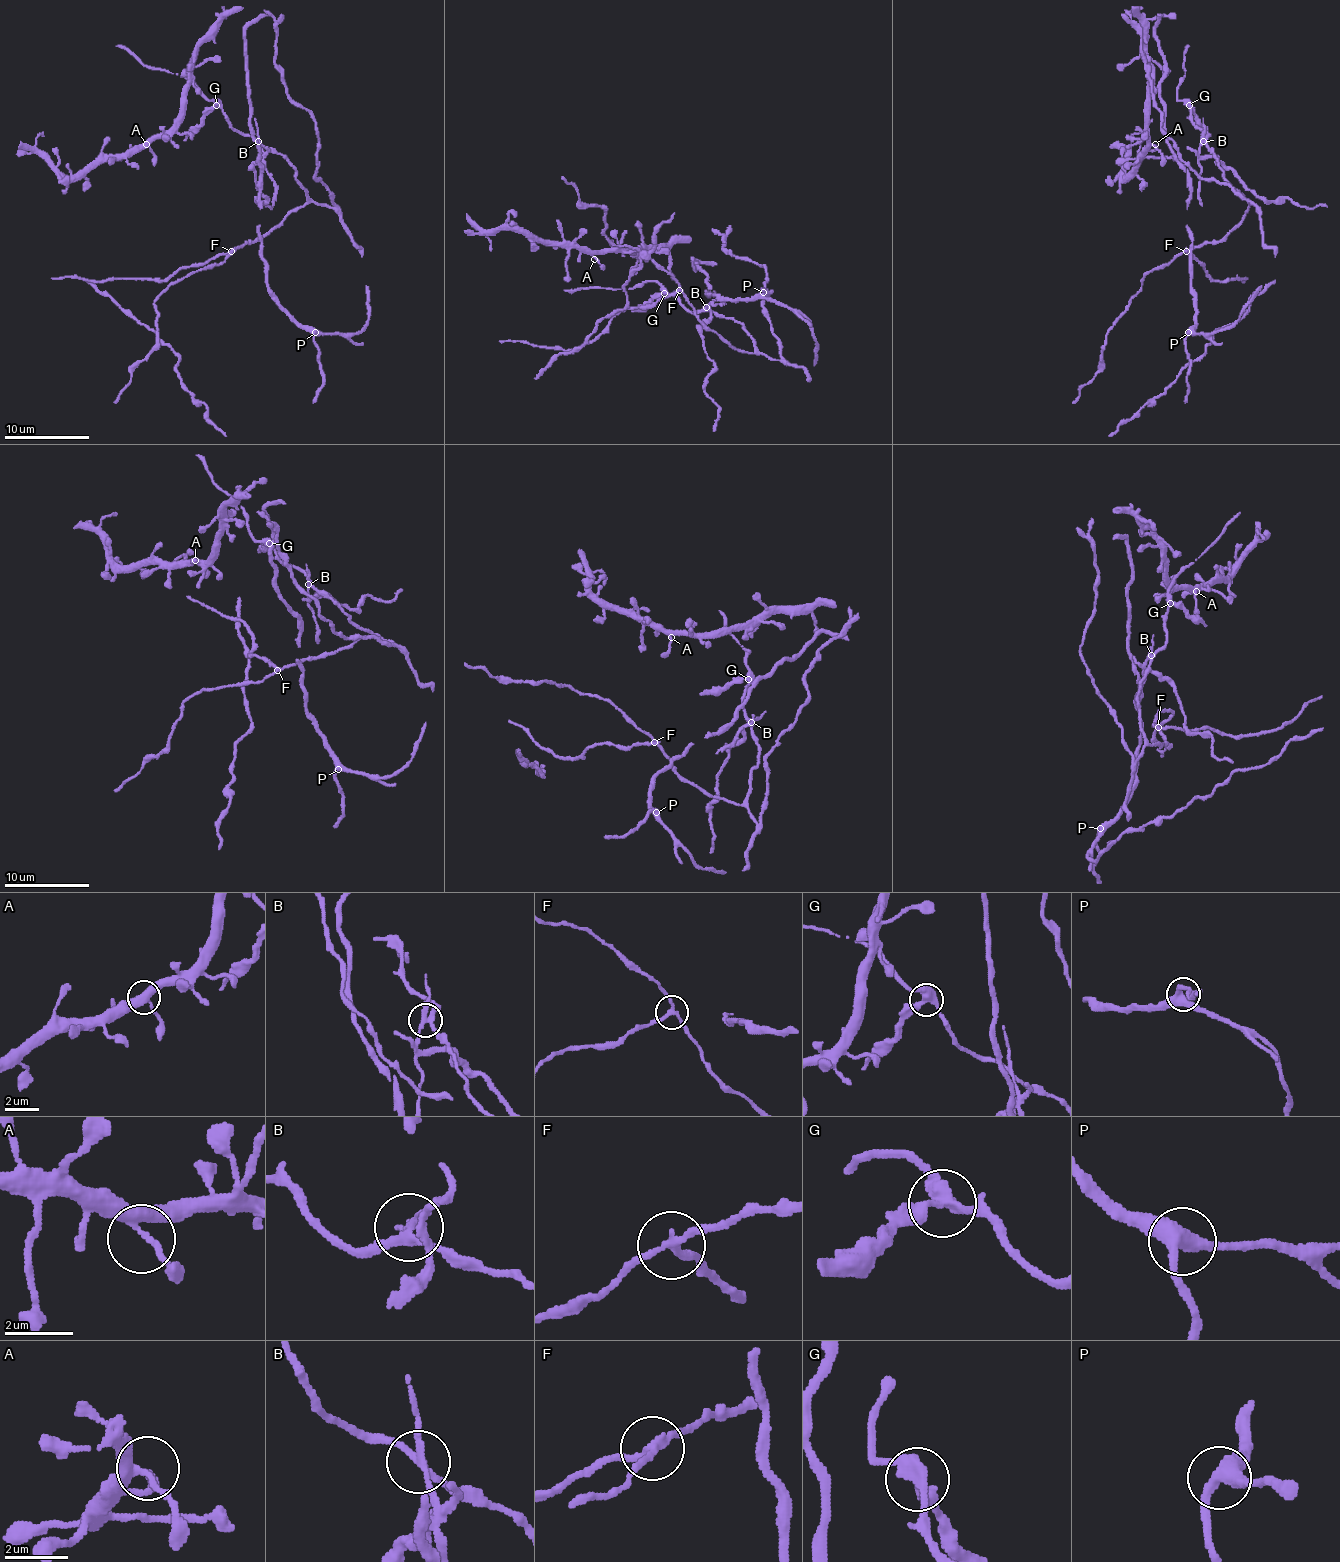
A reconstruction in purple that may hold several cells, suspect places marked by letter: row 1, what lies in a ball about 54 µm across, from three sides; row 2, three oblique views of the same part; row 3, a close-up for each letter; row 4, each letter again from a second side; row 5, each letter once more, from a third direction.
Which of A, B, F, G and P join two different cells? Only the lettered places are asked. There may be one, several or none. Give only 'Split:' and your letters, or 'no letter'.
Split: B, F, G

